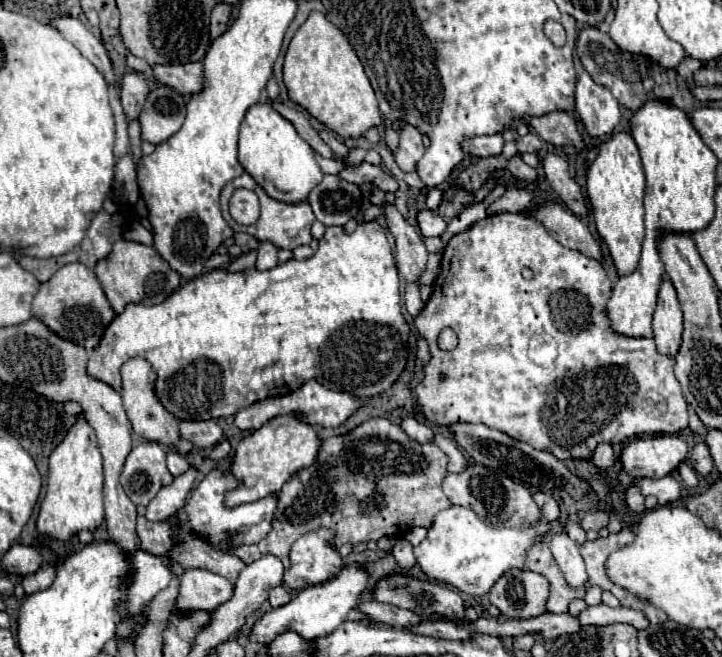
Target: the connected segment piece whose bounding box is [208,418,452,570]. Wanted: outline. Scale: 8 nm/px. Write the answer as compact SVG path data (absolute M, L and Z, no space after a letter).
M372 418L344 436L326 438L312 466L302 468L276 494L276 512L272 530L256 544L234 544L228 536L218 544L208 542L214 550L238 556L244 564L272 554L282 560L284 570L290 566L292 544L314 530L334 530L332 546L378 542L384 536L402 536L414 526L428 528L436 512L452 502L440 494L448 456L434 444L420 444L406 436L400 426L386 418Z

